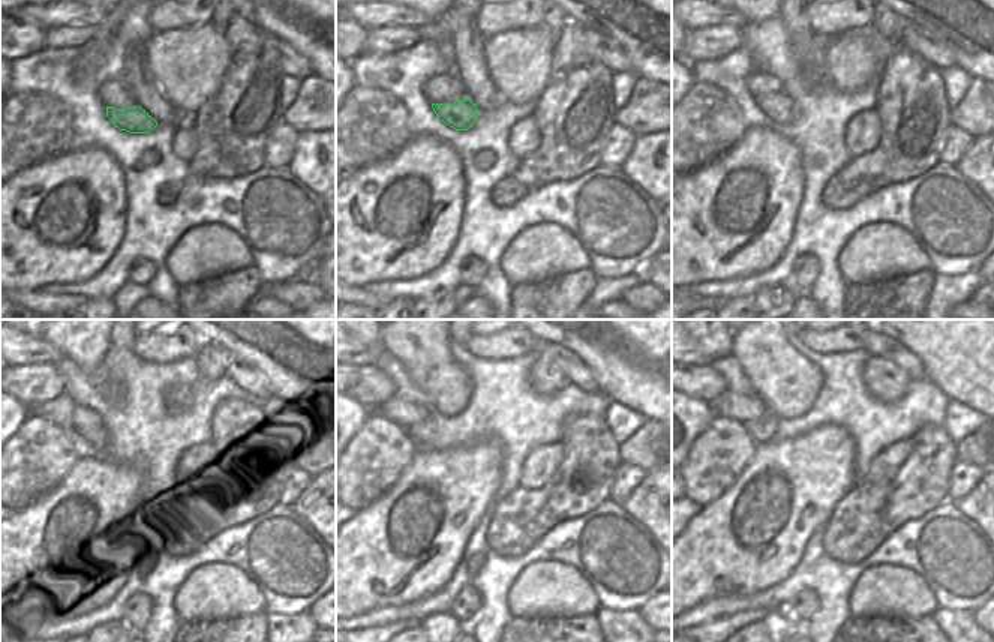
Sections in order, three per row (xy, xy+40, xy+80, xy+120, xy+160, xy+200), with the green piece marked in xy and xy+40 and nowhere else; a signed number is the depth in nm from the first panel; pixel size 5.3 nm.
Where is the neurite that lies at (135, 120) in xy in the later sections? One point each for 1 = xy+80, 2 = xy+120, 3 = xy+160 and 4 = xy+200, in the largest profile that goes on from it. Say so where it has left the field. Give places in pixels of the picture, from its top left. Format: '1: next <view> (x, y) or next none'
1: next xy+80 (778, 107)
2: next xy+120 (98, 438)
3: next xy+160 (423, 432)
4: next xy+200 (762, 429)

